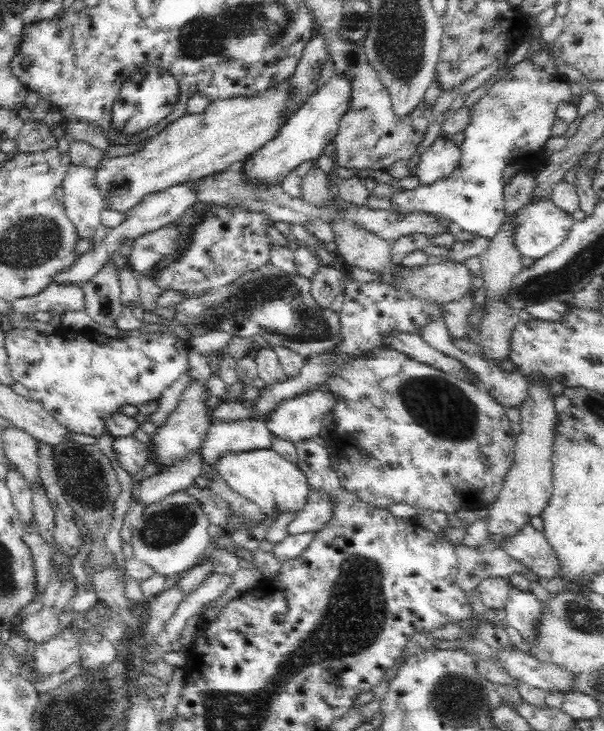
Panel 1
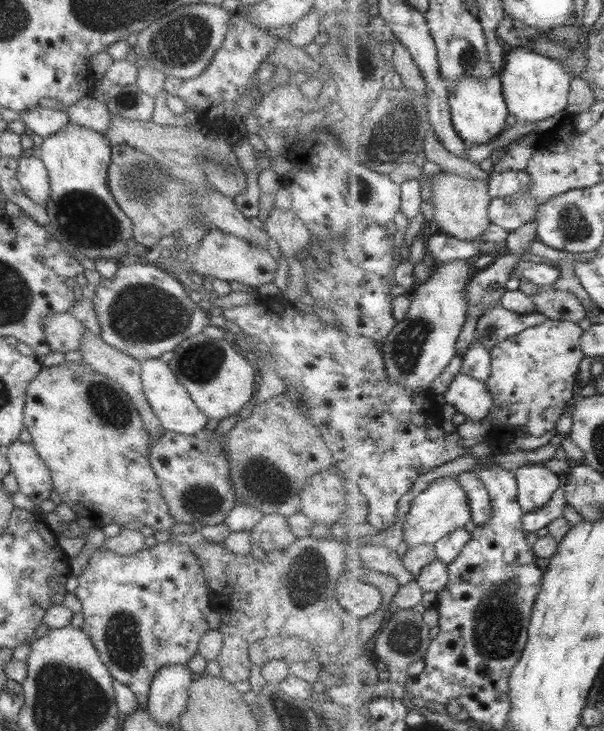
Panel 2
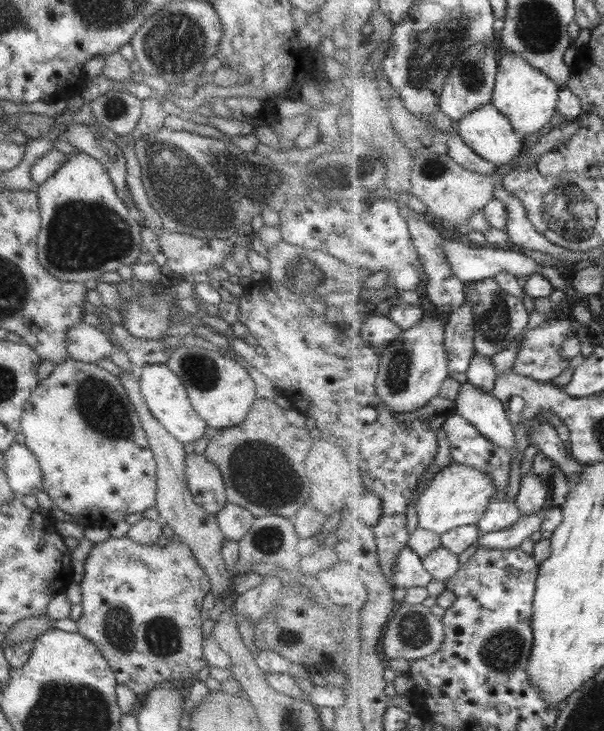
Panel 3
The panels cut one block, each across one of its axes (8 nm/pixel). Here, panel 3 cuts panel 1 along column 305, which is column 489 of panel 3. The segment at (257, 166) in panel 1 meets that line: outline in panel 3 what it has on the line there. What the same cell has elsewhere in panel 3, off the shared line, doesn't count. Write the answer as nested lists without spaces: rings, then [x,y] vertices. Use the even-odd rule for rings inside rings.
[[[493,102],[465,114],[456,124],[461,138],[481,158],[485,158],[497,166],[507,166],[511,160],[515,160],[521,154],[521,148],[524,146],[523,136],[515,130],[511,120],[505,114],[501,114],[501,110]]]

